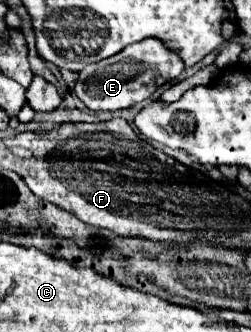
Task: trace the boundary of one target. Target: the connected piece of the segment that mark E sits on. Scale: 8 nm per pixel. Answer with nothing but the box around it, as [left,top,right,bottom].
[74,37,184,111]

